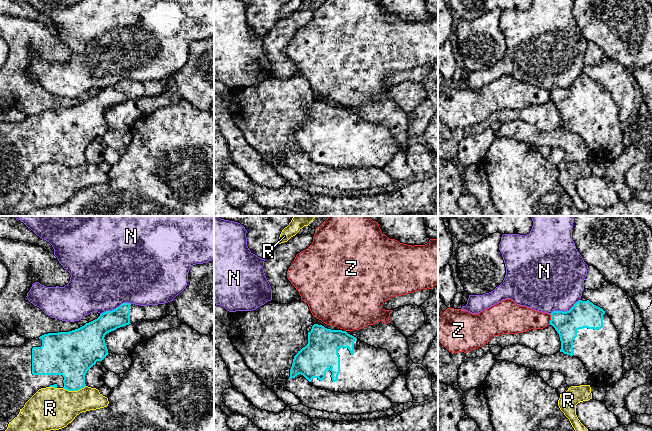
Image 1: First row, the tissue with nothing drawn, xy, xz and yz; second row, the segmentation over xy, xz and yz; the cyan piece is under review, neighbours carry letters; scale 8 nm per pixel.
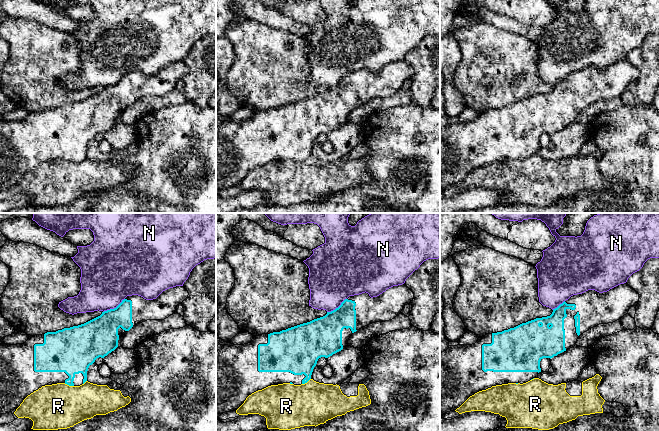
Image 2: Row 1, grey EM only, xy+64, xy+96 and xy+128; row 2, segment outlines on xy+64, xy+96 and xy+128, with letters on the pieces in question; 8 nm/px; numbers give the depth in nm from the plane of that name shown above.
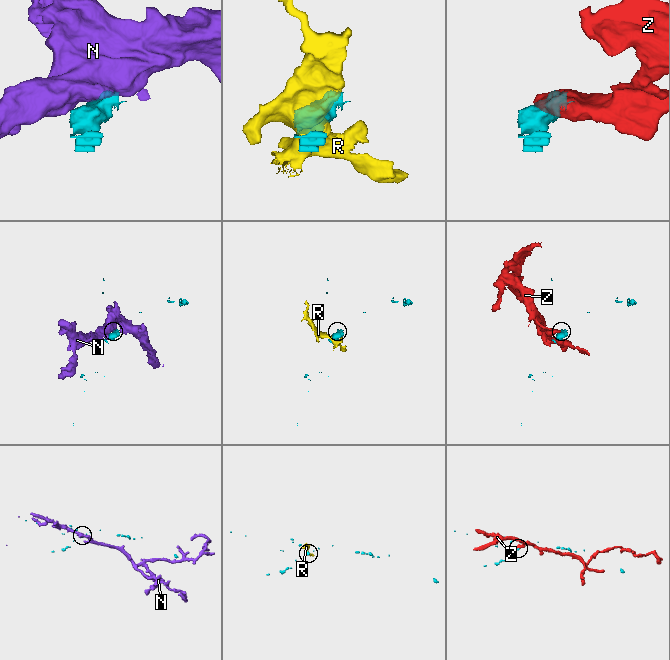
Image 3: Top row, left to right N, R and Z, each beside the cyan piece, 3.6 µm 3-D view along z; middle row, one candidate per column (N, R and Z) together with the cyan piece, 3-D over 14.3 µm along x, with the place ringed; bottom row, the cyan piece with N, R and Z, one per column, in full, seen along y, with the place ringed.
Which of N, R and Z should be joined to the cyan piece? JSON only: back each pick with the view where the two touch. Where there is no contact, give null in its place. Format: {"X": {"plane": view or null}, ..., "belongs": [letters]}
{"belongs": []}

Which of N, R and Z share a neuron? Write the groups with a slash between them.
N / R / Z

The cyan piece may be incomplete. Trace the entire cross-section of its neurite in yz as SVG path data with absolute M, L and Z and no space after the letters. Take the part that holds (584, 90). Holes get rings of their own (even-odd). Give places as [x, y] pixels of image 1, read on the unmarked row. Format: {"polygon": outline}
{"polygon": "M581 74L569 87L550 91L550 101L560 113L560 128L579 134L591 158L610 163L623 153L619 109L602 84Z"}

